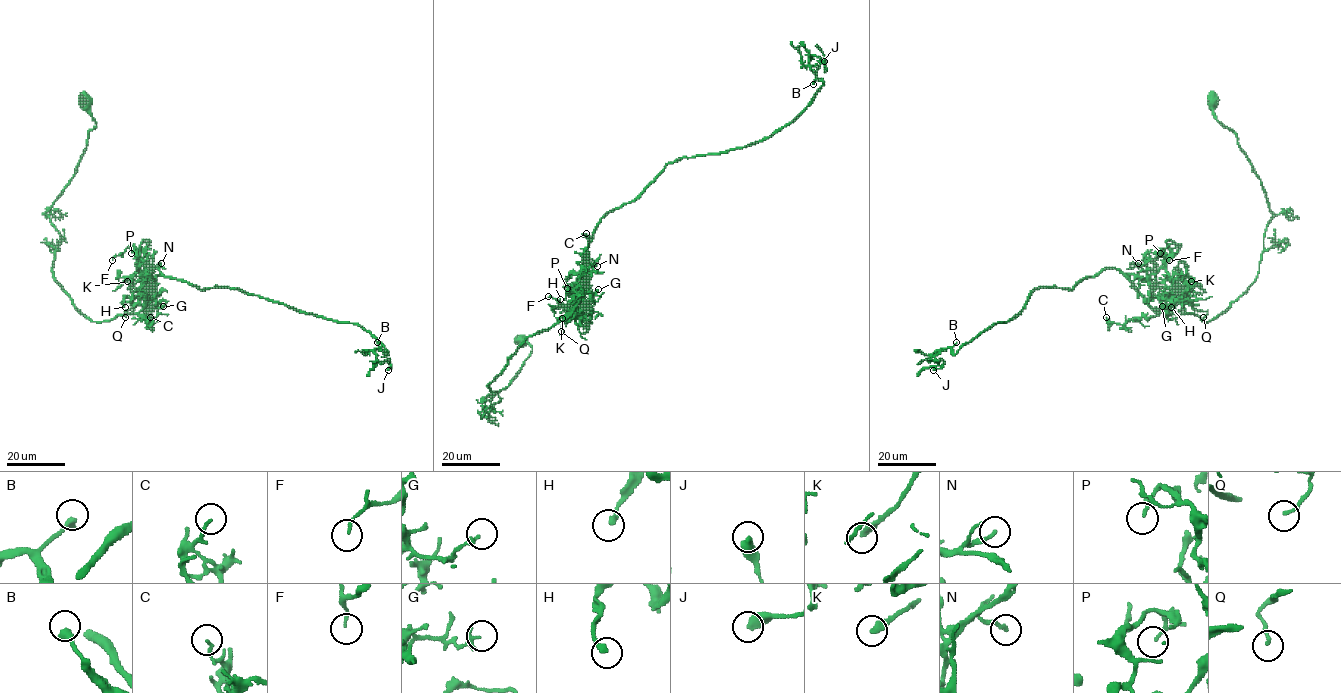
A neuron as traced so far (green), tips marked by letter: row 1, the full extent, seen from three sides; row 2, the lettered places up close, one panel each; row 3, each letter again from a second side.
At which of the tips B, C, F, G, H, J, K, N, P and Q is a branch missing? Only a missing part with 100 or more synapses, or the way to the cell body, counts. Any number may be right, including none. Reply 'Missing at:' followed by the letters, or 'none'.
Missing at: none

